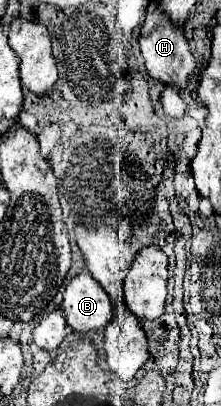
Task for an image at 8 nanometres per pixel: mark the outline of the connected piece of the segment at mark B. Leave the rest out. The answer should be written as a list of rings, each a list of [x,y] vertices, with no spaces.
[[[82,271],[66,287],[62,311],[74,331],[104,331],[112,317],[112,301],[102,285]]]

